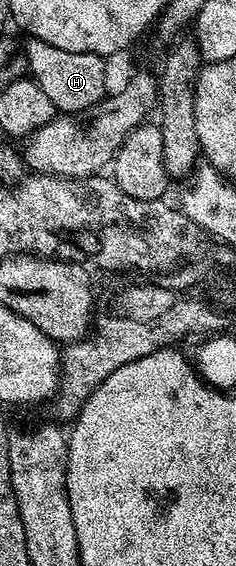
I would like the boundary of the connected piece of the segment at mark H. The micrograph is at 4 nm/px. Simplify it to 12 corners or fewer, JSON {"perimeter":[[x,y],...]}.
{"perimeter":[[23,48],[31,80],[61,114],[95,110],[109,92],[101,54]]}

